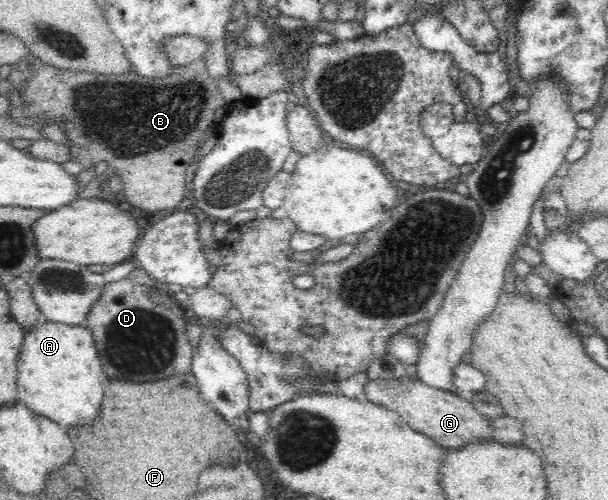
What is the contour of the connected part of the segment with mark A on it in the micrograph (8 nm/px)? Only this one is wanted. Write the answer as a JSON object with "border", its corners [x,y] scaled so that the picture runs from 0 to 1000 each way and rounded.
{"border":[[[92,648],[59,650],[41,672],[28,724],[28,792],[33,806],[59,830],[72,832],[102,852],[148,848],[164,820],[168,804],[168,732],[161,720],[158,690],[141,652]]]}

